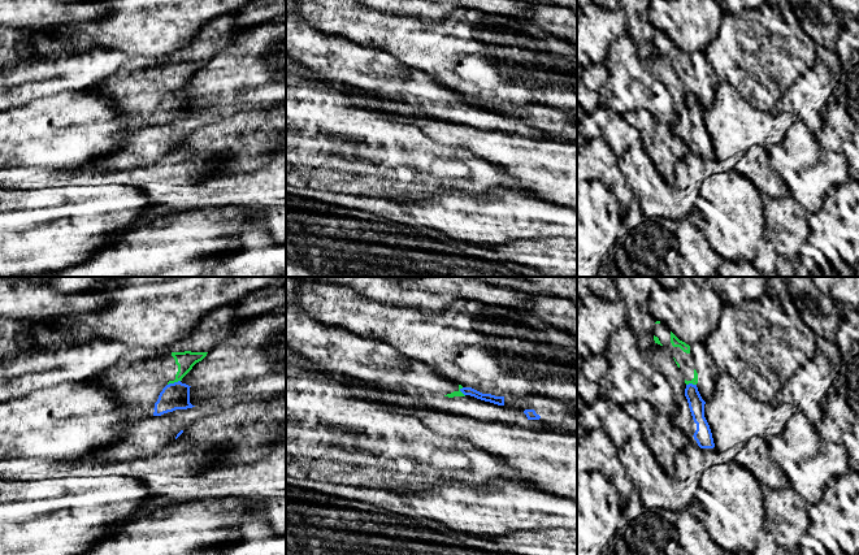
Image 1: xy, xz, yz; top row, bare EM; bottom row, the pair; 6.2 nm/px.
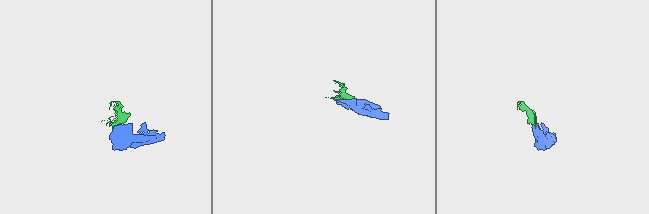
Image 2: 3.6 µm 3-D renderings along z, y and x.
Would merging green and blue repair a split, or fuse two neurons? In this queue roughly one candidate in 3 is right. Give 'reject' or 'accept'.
reject

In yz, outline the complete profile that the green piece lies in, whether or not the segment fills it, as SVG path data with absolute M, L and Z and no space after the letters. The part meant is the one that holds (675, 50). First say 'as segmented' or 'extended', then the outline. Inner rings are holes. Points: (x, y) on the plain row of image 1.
extended | M655 31L655 52L667 56L681 79L685 92L698 96L702 108L707 112L715 100L719 78L708 62L704 51L694 51L690 55L680 49L664 32Z

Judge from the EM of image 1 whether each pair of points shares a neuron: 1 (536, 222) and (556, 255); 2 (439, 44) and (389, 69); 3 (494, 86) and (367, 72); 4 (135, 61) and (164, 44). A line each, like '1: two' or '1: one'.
1: two
2: two
3: two
4: two

